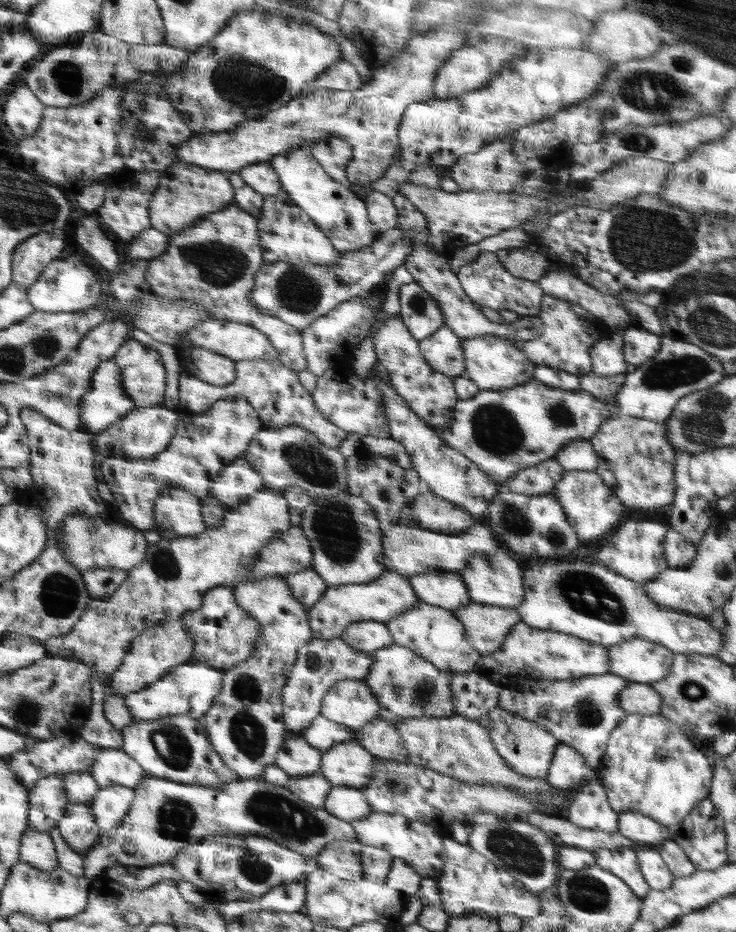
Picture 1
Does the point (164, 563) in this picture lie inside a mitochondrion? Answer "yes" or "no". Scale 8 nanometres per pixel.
yes

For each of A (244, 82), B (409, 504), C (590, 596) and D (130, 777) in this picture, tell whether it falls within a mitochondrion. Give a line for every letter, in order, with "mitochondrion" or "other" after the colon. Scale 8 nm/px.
A: mitochondrion
B: other
C: mitochondrion
D: other

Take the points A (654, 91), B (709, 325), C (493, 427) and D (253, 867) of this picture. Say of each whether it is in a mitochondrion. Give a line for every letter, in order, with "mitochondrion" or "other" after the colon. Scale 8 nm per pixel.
A: mitochondrion
B: mitochondrion
C: mitochondrion
D: mitochondrion

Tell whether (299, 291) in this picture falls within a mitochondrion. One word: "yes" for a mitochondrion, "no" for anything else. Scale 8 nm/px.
yes

